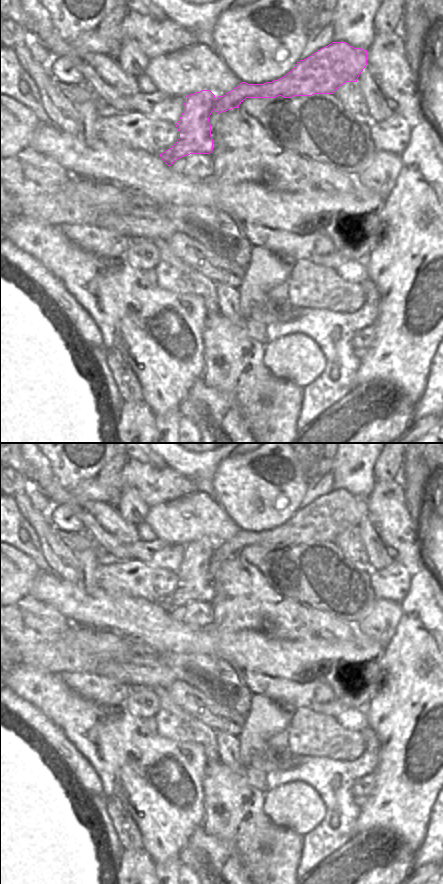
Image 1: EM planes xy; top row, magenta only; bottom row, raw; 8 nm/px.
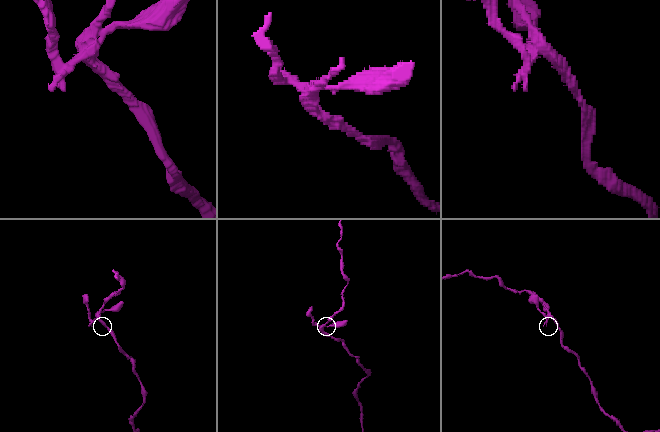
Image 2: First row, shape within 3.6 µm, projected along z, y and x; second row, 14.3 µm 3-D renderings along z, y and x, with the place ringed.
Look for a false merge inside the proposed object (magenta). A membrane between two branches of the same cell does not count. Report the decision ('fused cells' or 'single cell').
fused cells

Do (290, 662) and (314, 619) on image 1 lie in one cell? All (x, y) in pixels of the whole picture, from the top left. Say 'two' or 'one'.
two

